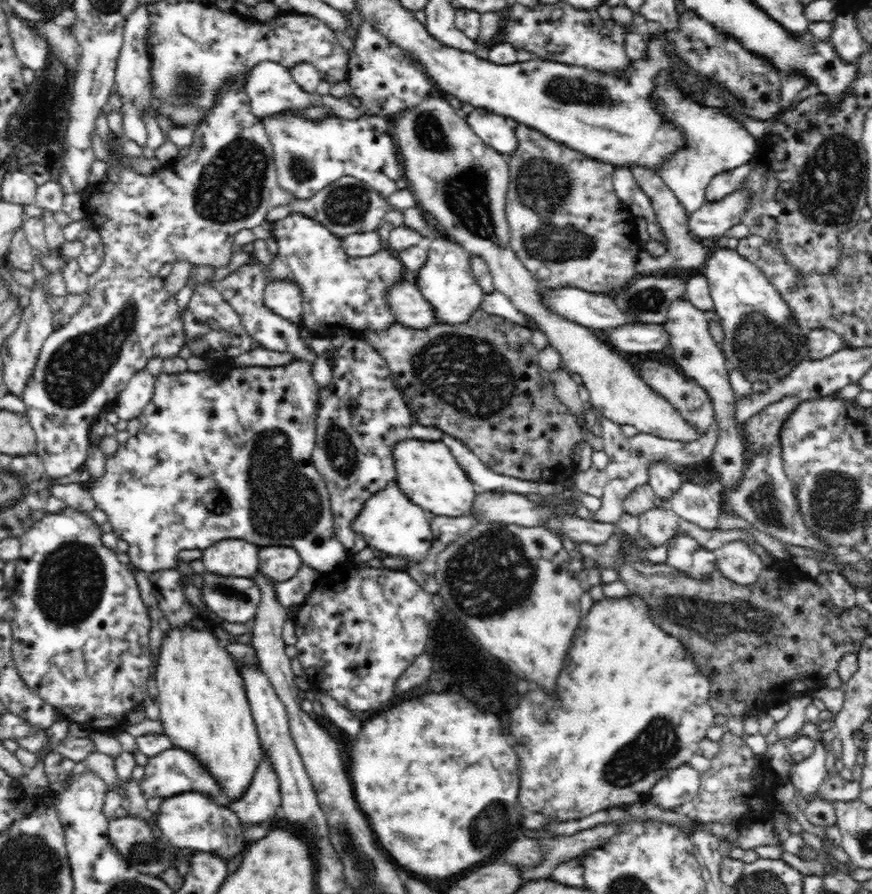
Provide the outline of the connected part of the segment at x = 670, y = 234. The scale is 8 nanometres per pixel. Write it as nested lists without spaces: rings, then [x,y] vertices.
[[[632,166],[629,169],[632,171],[640,189],[650,199],[652,209],[656,213],[656,224],[660,226],[660,230],[664,231],[667,238],[665,242],[667,250],[662,256],[654,258],[645,252],[641,252],[636,264],[636,272],[648,276],[651,272],[667,271],[670,268],[698,269],[703,267],[708,258],[706,256],[706,245],[703,245],[702,241],[689,231],[686,211],[674,192],[663,182],[659,174],[653,174],[649,168]]]

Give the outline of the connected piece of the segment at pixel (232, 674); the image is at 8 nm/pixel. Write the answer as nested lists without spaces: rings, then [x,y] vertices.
[[[184,623],[181,627],[176,627],[176,630],[168,632],[166,642],[162,641],[155,671],[159,704],[158,720],[162,723],[163,734],[171,740],[171,745],[178,745],[196,753],[200,761],[218,779],[219,786],[226,796],[238,799],[252,782],[264,754],[247,699],[244,677],[239,672],[239,668],[236,670],[234,658],[230,658],[230,654],[220,646],[218,633],[220,632],[211,623],[202,630],[190,628]]]

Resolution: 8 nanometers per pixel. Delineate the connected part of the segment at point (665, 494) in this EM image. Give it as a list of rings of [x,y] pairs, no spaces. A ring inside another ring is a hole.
[[[664,462],[650,464],[649,481],[647,483],[653,488],[655,494],[667,503],[678,494],[684,481],[682,471],[677,471]]]

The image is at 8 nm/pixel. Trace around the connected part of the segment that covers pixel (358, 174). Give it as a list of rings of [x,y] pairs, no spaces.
[[[273,114],[263,117],[262,123],[270,137],[280,184],[291,190],[296,198],[308,199],[342,176],[352,176],[370,184],[370,187],[384,198],[398,191],[396,180],[402,178],[402,166],[398,164],[396,148],[392,144],[393,128],[390,128],[390,122],[384,120],[384,117],[362,114],[355,119],[345,119],[332,114],[320,122],[313,122],[301,116]]]

